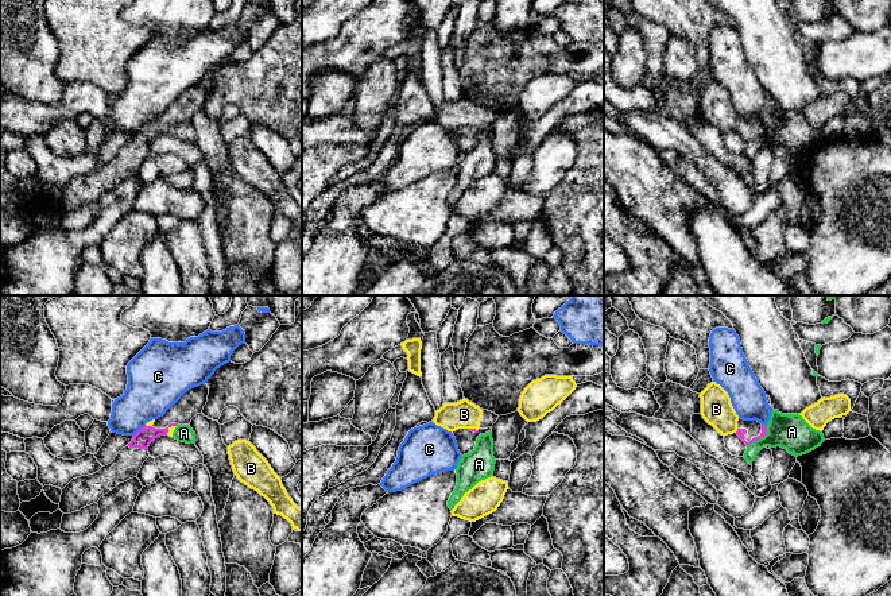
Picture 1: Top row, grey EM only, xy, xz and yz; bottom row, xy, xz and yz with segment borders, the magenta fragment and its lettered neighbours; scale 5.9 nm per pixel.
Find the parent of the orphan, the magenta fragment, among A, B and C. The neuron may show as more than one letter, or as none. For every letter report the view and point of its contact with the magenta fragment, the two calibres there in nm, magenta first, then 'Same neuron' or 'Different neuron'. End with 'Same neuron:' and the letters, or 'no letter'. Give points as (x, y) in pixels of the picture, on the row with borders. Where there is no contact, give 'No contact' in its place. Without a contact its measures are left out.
A: Touches magenta at yz (758, 438). Thickness 50 nm (magenta) against 220 nm. Different neuron
B: Touches magenta at yz (738, 430). Thickness 50 nm (magenta) against 190 nm. Different neuron
C: Touches magenta at xy (139, 430). Thickness 110 nm (magenta) against 300 nm. Different neuron
Same neuron: no letter

